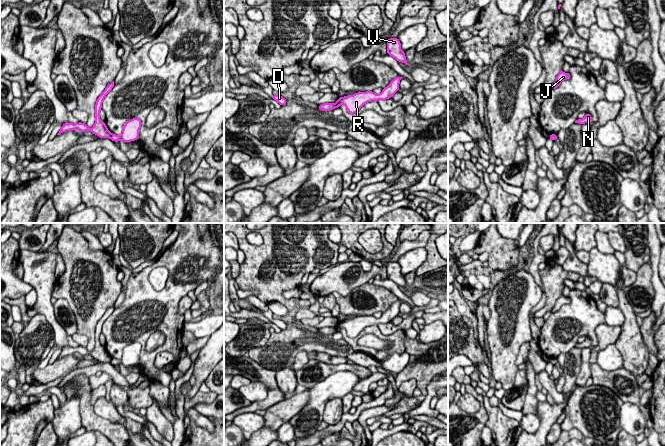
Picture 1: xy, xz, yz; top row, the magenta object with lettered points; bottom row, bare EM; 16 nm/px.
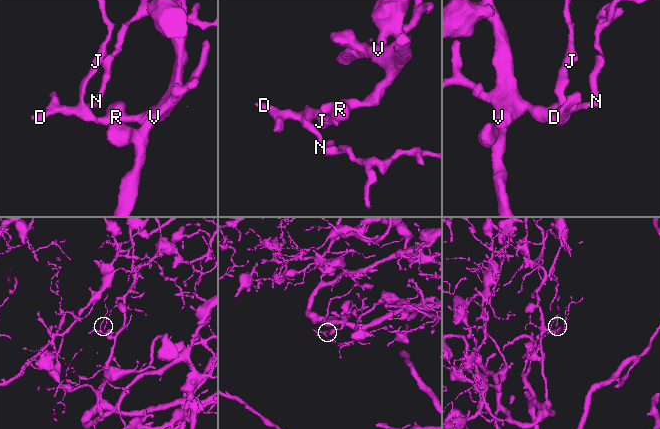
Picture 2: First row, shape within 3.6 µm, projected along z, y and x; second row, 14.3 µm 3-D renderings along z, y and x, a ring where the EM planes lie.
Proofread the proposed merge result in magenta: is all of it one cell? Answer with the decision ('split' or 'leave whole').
split

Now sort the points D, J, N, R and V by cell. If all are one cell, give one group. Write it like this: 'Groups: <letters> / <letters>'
Groups: D J N / R V

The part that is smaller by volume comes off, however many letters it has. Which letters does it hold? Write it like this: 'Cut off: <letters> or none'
Cut off: D, J, N

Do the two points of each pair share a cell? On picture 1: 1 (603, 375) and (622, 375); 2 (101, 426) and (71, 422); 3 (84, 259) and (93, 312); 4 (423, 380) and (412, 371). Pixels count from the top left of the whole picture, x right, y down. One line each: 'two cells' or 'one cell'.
1: one cell
2: two cells
3: one cell
4: one cell

